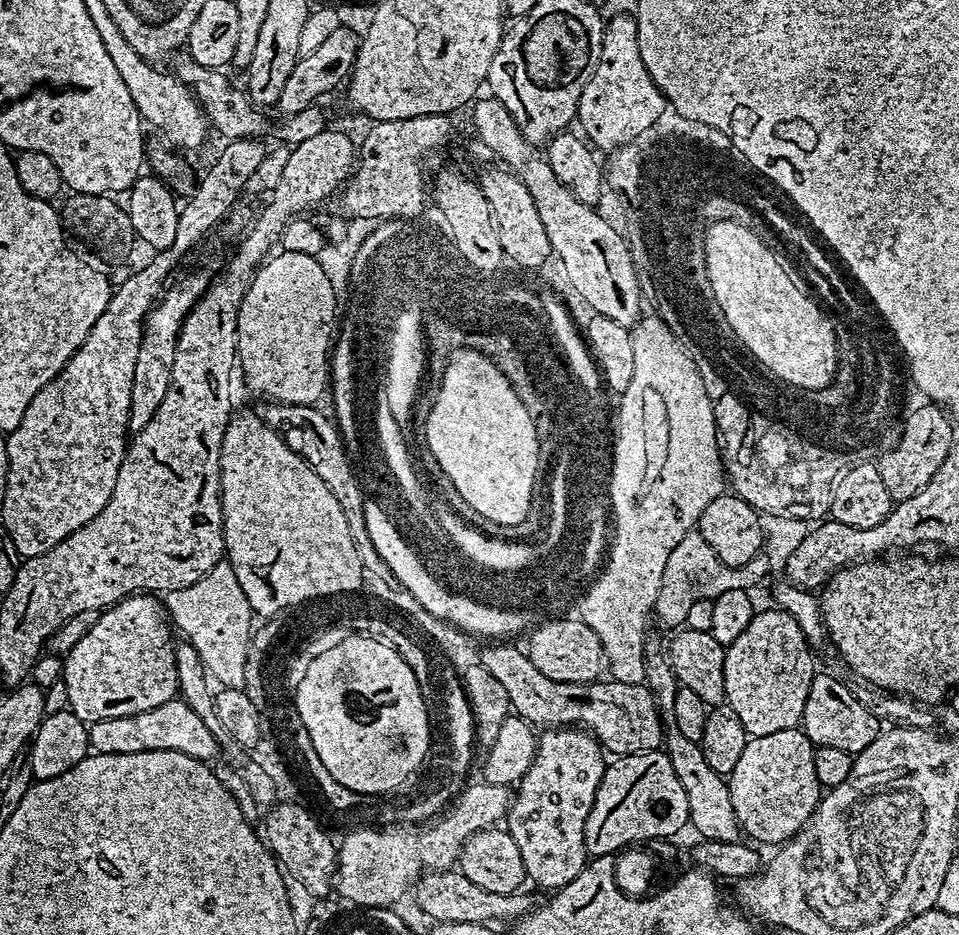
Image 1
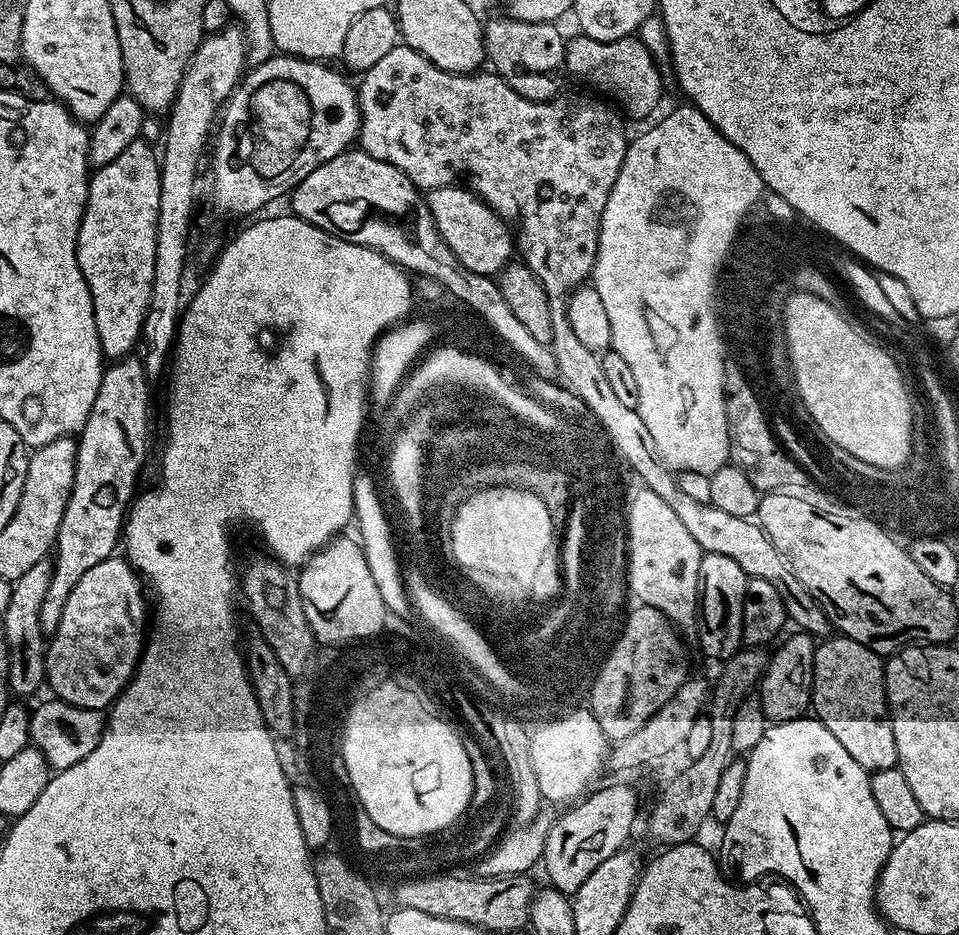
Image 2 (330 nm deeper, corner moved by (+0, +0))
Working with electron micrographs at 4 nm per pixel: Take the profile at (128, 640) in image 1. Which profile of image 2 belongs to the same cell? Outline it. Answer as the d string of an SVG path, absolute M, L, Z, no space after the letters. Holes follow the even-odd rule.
M120 554L98 562L98 566L82 574L70 598L66 598L66 610L62 610L62 622L58 622L58 630L51 633L46 644L46 684L49 689L52 687L51 695L55 699L65 700L74 706L101 710L116 703L117 696L132 679L144 651L146 625L150 620L150 604L144 601L144 592L146 596L146 584L140 573Z

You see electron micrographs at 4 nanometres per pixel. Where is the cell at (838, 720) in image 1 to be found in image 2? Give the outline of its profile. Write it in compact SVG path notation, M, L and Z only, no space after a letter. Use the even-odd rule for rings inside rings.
M832 634L816 644L811 711L842 742L850 758L869 773L897 767L894 730L884 689L884 666L885 661L877 652L848 636Z

